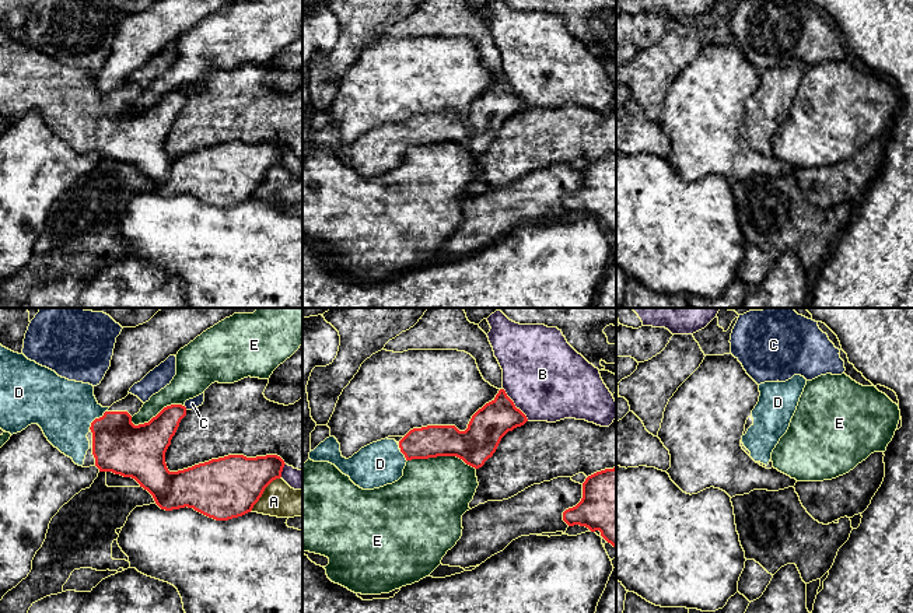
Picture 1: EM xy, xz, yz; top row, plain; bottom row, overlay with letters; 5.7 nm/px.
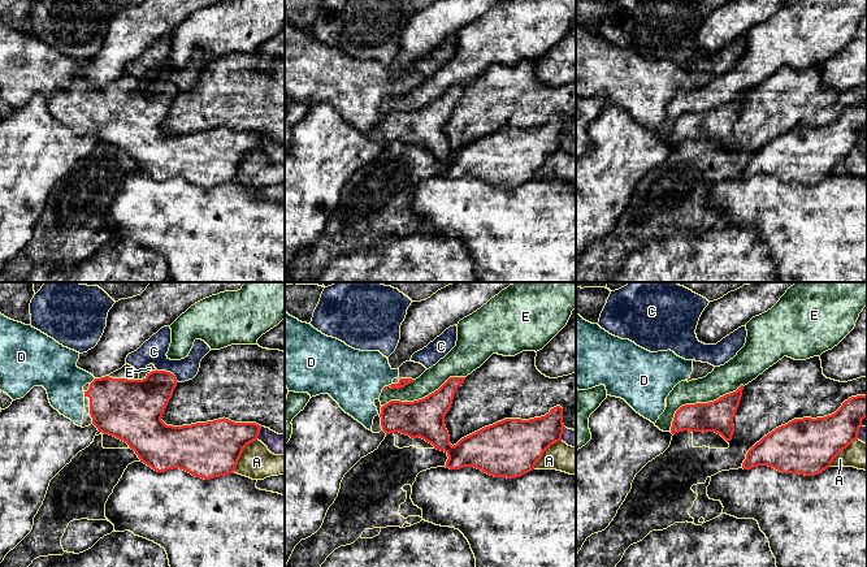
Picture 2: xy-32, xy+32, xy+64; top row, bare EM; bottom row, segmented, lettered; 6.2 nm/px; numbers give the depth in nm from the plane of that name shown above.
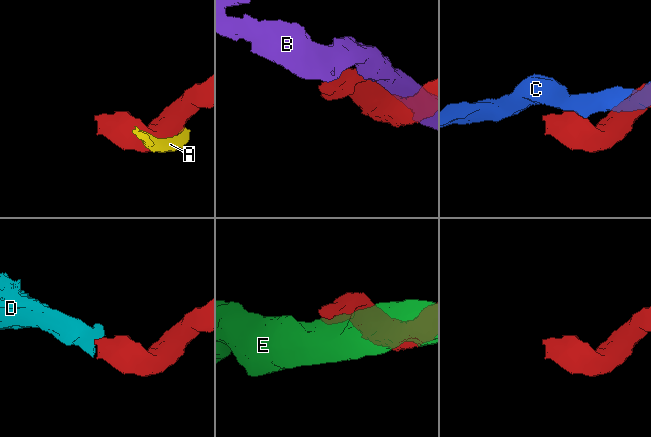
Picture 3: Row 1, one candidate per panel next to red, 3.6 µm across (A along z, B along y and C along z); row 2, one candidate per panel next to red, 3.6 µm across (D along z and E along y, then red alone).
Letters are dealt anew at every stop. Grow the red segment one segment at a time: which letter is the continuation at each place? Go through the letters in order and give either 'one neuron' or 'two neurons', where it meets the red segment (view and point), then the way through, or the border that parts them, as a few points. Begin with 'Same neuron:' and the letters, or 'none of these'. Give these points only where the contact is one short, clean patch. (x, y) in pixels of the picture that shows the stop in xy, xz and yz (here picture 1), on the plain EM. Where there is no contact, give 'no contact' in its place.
Same neuron: D
A: two neurons | xy (263, 177)
B: two neurons | xz (514, 91)
C: two neurons | xy (185, 94)
D: one neuron | xy (95, 105) | across xy (118, 132), (115, 125), (95, 105), (80, 98), (63, 95)
E: two neurons | xz (441, 142)

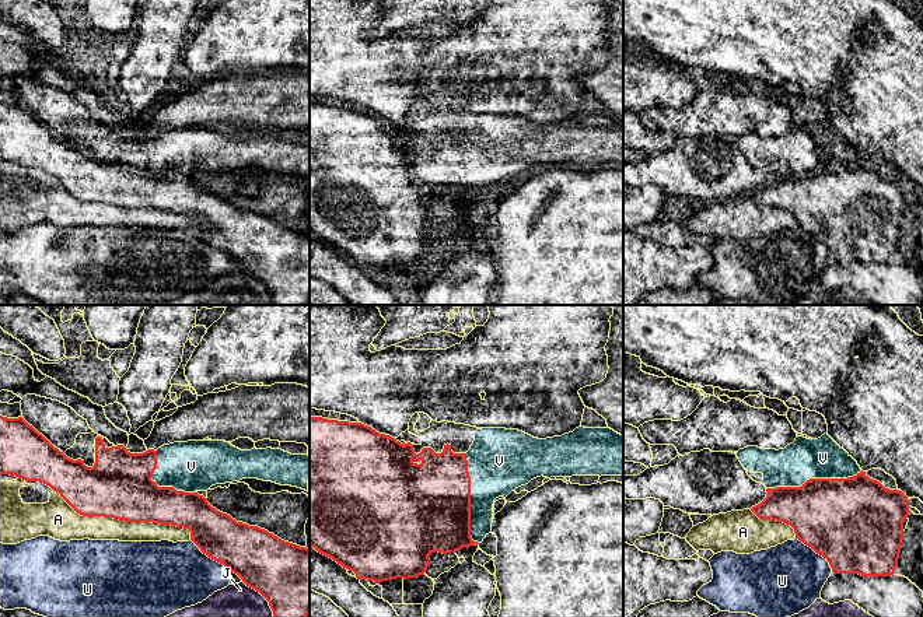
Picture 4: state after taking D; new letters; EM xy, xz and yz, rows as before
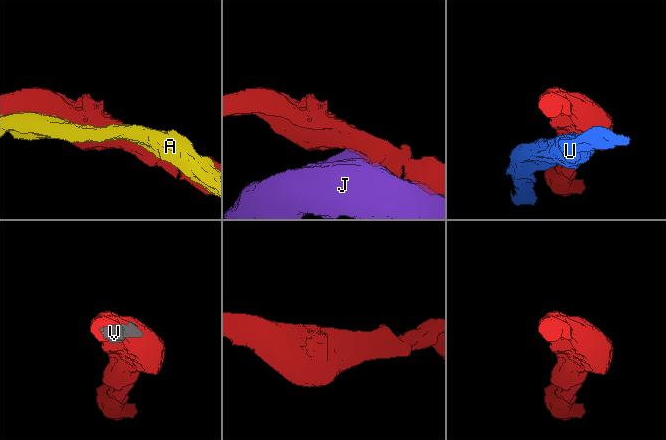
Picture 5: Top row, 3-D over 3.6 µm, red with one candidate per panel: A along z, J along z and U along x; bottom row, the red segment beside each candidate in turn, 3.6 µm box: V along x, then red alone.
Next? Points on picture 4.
Same neuron: none of these
A: two neurons | xy (125, 207)
J: two neurons | xy (264, 283)
U: two neurons | yz (817, 239)
V: two neurons | yz (814, 165)

